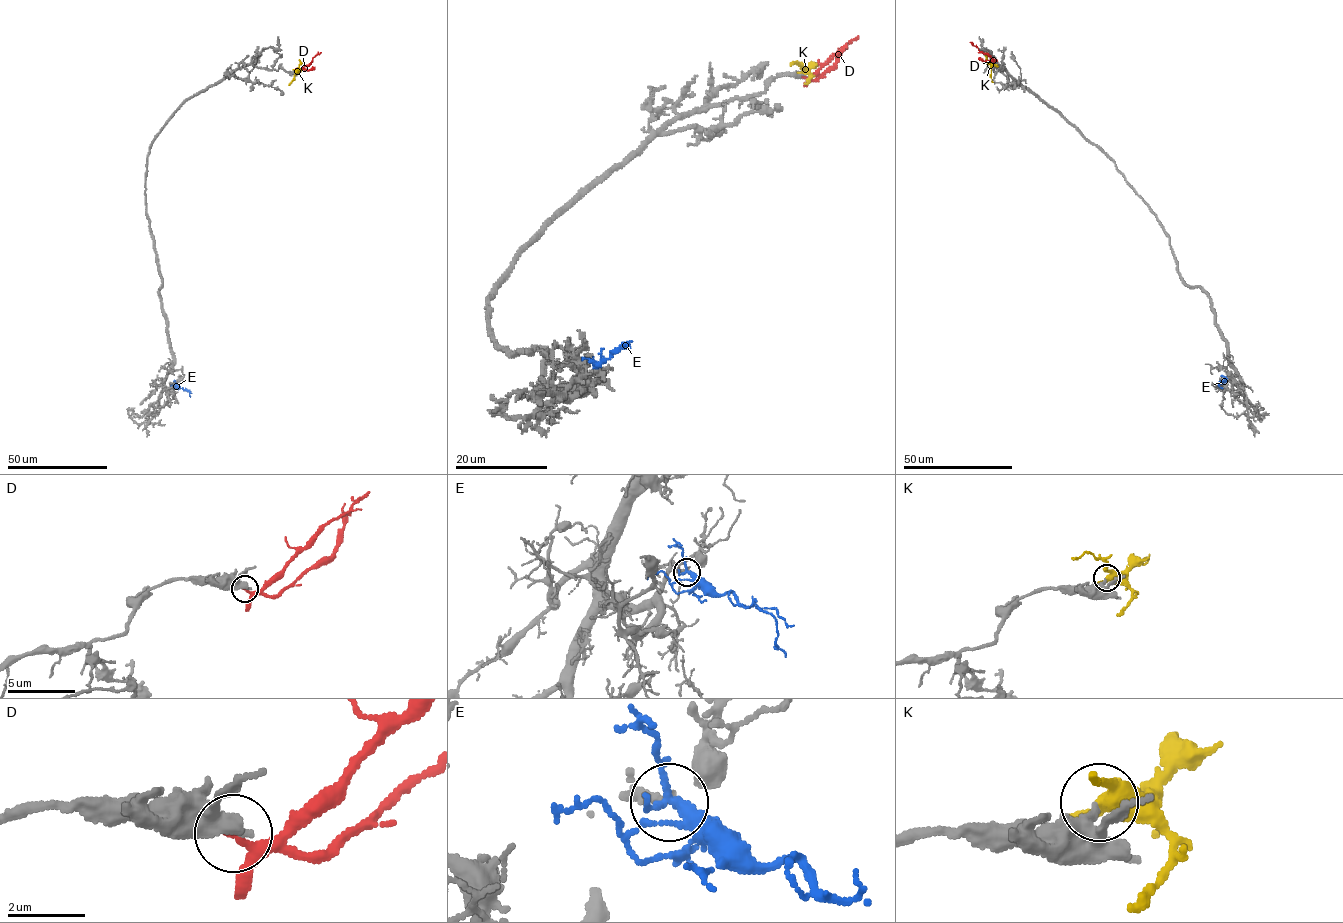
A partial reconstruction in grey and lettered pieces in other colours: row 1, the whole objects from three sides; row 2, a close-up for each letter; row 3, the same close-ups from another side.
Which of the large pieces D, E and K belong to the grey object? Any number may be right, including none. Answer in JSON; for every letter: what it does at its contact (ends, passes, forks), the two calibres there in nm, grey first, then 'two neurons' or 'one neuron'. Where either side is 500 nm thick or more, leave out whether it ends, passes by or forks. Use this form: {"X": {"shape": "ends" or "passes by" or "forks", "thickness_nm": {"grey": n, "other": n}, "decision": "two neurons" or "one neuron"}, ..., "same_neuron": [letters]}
{"D": {"shape": "passes by", "thickness_nm": {"grey": 220, "other": 160}, "decision": "two neurons"}, "E": {"shape": "forks", "thickness_nm": {"grey": 200, "other": 200}, "decision": "one neuron"}, "K": {"shape": "forks", "thickness_nm": {"grey": 260, "other": 400}, "decision": "two neurons"}, "same_neuron": ["E"]}

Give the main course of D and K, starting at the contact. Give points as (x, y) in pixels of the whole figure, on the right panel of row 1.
D: (994, 63), (994, 59), (970, 42)
K: (991, 66), (993, 82)

